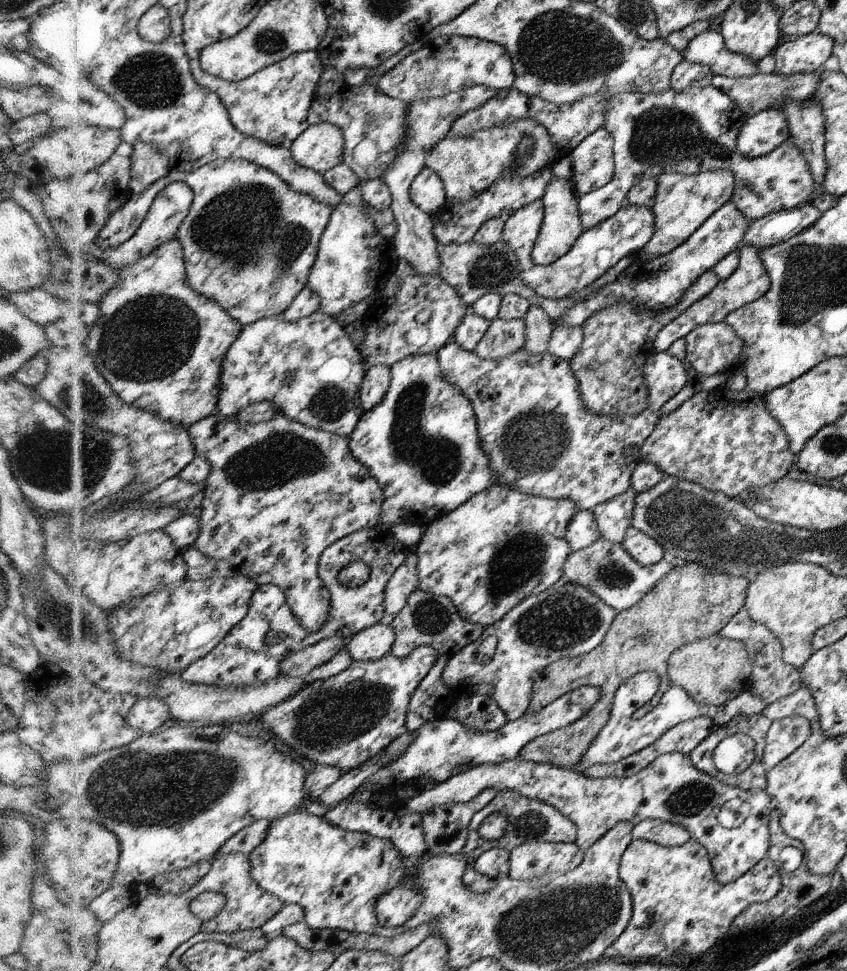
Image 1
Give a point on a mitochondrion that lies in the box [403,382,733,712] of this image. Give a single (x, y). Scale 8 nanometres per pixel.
(561, 622)

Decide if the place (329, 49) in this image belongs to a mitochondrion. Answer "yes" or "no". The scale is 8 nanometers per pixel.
no

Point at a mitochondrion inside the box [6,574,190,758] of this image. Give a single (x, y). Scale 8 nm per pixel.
(55, 613)

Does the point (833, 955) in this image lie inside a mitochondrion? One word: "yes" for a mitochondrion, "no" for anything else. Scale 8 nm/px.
no

